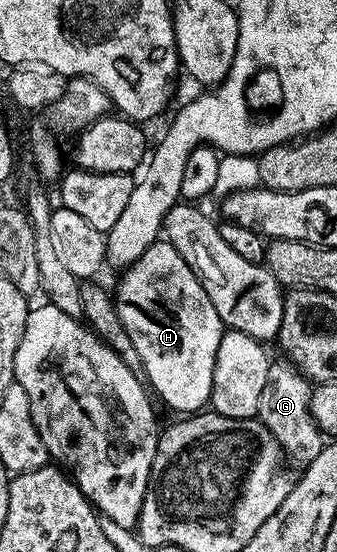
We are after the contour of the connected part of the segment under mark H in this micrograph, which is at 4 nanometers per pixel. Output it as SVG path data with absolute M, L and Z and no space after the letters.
M167 240L153 242L131 266L121 271L122 279L118 282L118 292L113 295L118 316L131 337L132 344L140 354L145 370L145 381L154 382L158 374L154 370L203 370L209 372L216 368L216 348L224 333L220 316L212 306L212 300L202 287L202 281L194 269L185 262L183 256Z

